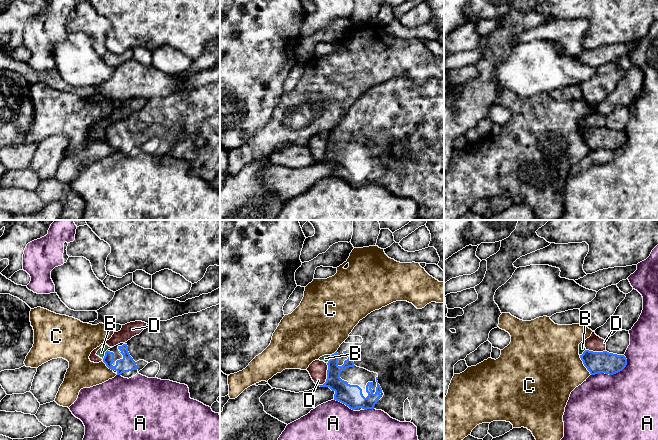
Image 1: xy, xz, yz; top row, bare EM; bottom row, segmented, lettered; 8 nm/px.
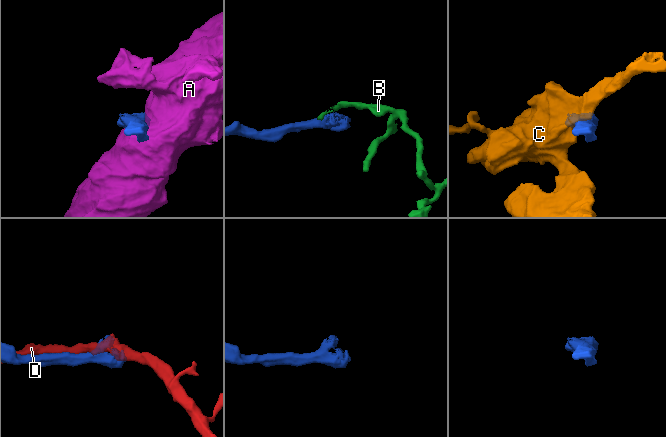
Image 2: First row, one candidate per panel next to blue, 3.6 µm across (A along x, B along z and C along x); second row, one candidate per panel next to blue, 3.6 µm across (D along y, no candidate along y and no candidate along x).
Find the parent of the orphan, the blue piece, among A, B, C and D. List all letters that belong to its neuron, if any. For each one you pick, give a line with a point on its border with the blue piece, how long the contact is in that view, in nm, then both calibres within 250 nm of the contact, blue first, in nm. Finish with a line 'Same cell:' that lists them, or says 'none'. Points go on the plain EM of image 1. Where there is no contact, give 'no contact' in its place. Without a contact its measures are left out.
Same cell: none

